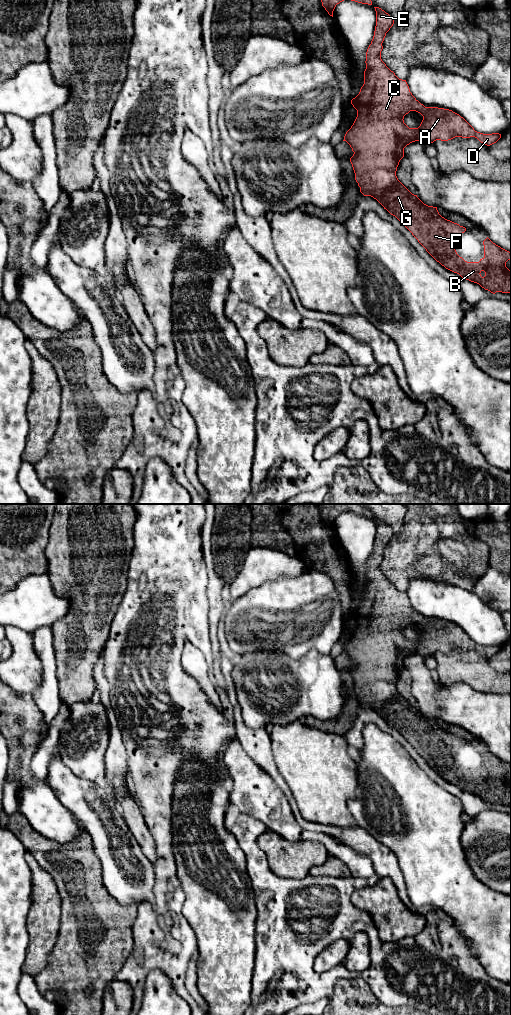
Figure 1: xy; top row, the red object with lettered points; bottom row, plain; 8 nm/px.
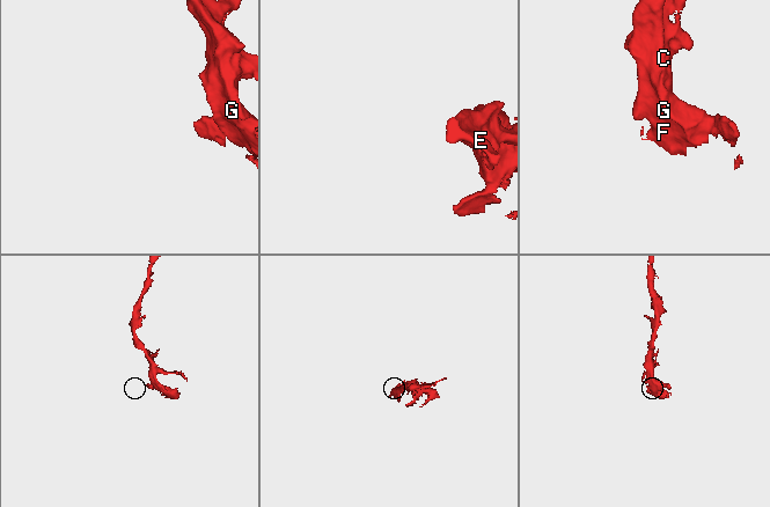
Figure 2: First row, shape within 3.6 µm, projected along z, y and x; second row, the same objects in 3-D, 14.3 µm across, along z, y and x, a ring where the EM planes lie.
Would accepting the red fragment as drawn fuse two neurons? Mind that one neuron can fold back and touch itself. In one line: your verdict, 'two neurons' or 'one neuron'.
one neuron

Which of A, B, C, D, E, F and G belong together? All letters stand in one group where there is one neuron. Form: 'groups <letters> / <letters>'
groups A B C D E F G

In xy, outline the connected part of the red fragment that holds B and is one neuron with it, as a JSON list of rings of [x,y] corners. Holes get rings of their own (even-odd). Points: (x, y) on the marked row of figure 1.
[[[374,8],[376,26],[373,39],[366,52],[364,84],[359,94],[351,100],[351,104],[357,110],[357,117],[343,140],[354,152],[350,162],[360,192],[364,196],[376,199],[384,209],[395,216],[426,251],[446,269],[479,284],[493,294],[496,292],[511,293],[511,270],[506,267],[506,262],[511,259],[511,252],[496,245],[487,237],[483,241],[484,257],[479,262],[465,261],[457,254],[455,244],[466,228],[442,217],[437,207],[424,204],[396,176],[399,162],[404,157],[404,148],[412,142],[419,141],[427,145],[436,140],[448,141],[455,137],[475,137],[481,143],[490,146],[501,138],[501,134],[477,132],[463,117],[452,110],[425,107],[421,104],[410,92],[406,80],[399,79],[381,59],[382,43],[386,33],[393,26],[394,20],[381,8]],[[410,111],[416,111],[423,116],[418,128],[409,128],[404,123],[404,116]]]

